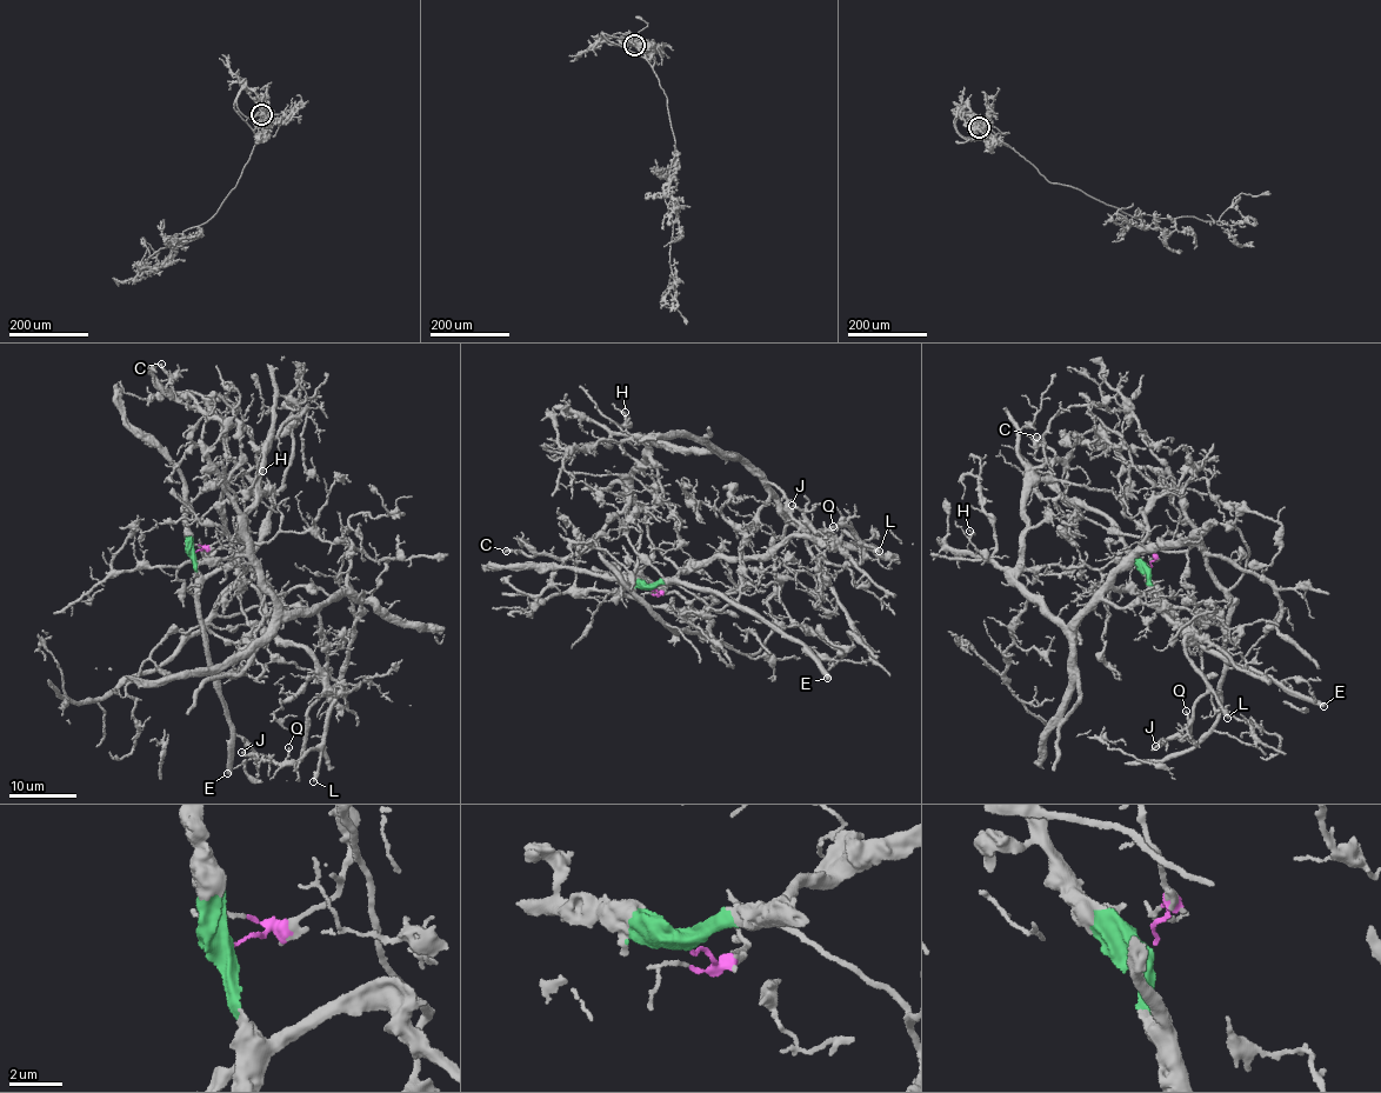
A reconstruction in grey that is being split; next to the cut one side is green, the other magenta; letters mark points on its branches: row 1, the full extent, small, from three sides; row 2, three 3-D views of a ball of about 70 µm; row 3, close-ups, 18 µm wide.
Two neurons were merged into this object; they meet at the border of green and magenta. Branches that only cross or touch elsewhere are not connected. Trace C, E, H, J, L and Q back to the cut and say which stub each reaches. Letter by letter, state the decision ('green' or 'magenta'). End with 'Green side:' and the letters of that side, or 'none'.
C: magenta
E: green
H: magenta
J: green
L: green
Q: green
Green side: E, J, L, Q

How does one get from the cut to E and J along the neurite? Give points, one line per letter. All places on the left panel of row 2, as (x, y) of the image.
E: (194, 553), (202, 633), (232, 735), (233, 755), (227, 774)
J: (194, 553), (202, 574), (232, 567), (254, 588), (335, 692), (322, 741), (295, 761), (241, 752)

